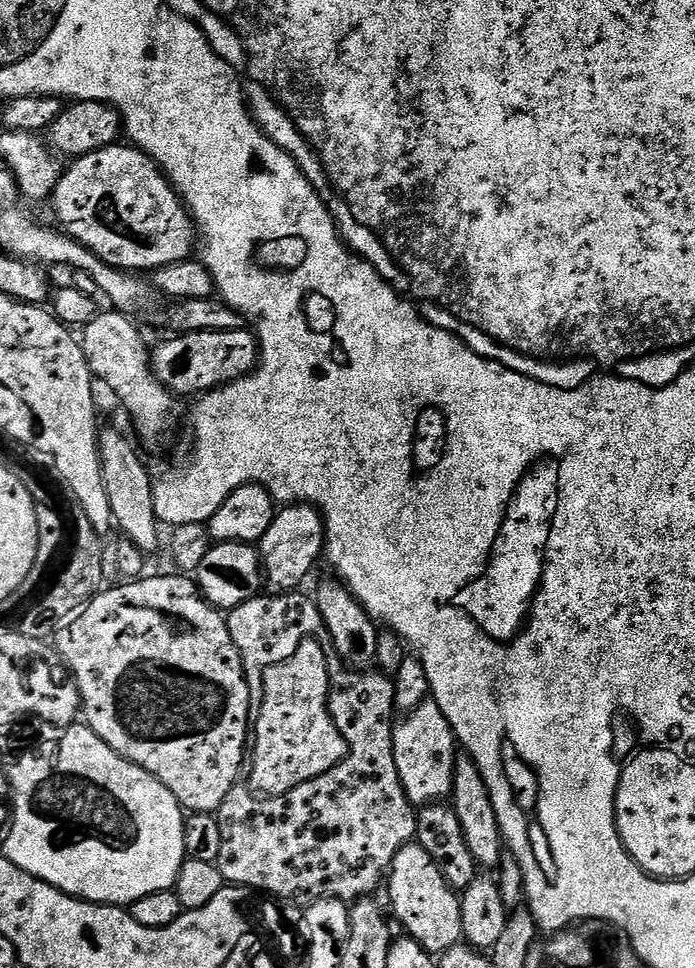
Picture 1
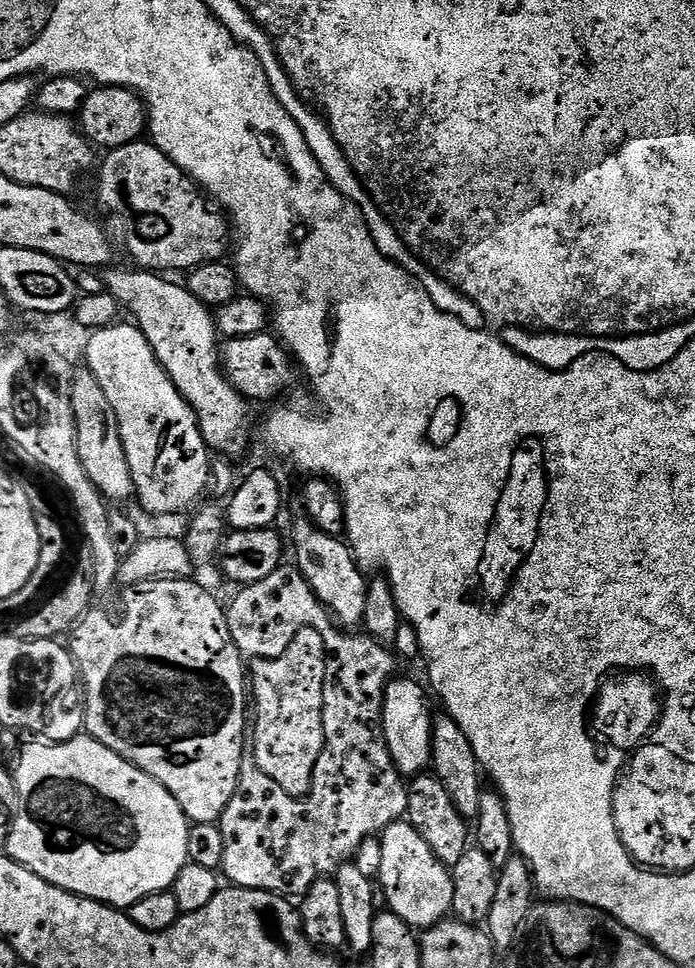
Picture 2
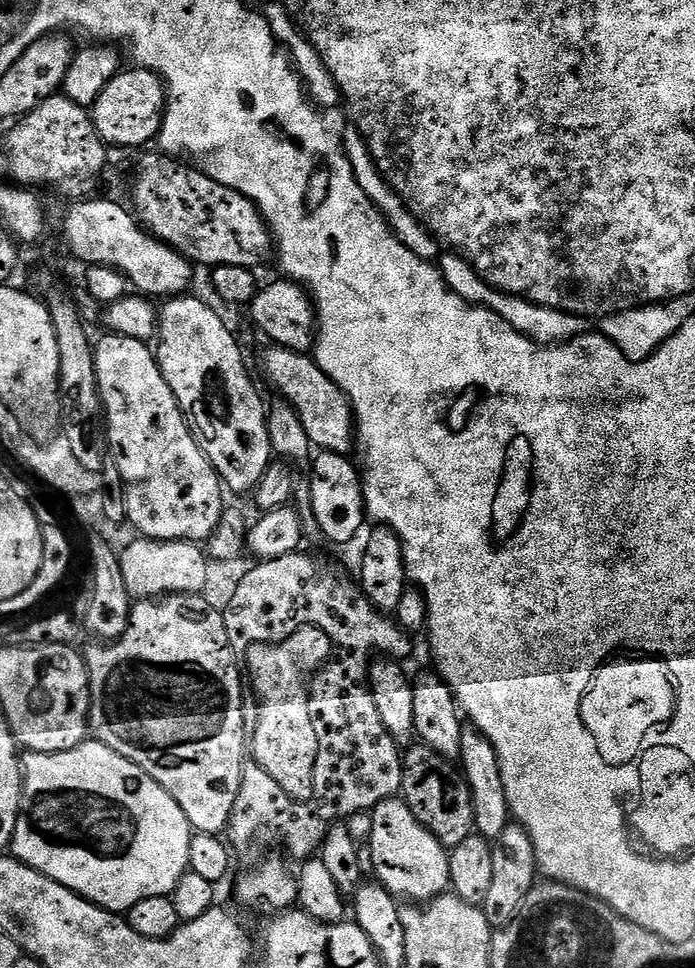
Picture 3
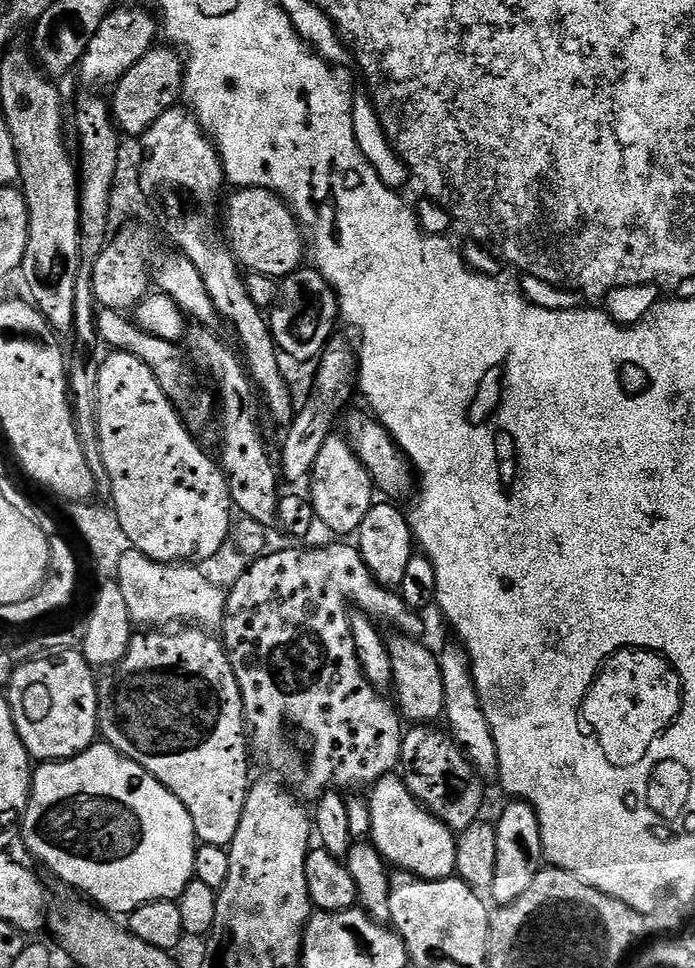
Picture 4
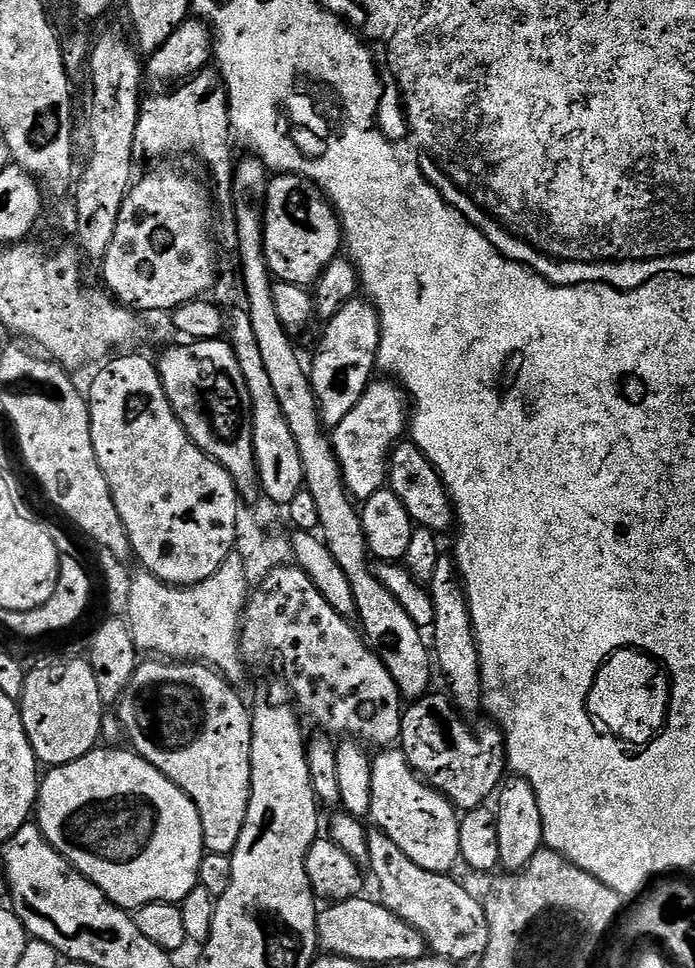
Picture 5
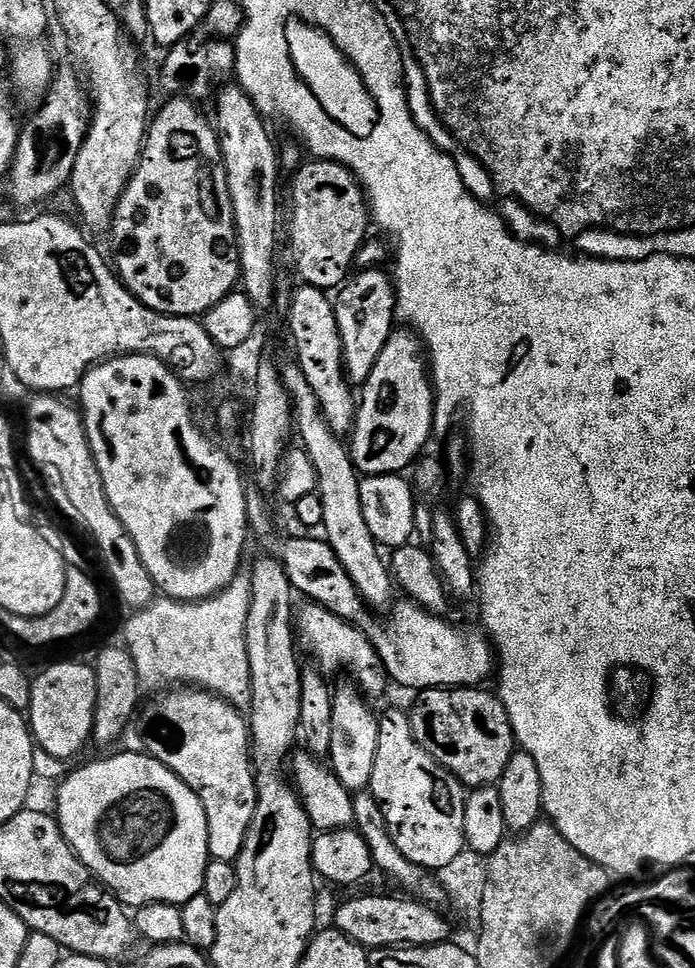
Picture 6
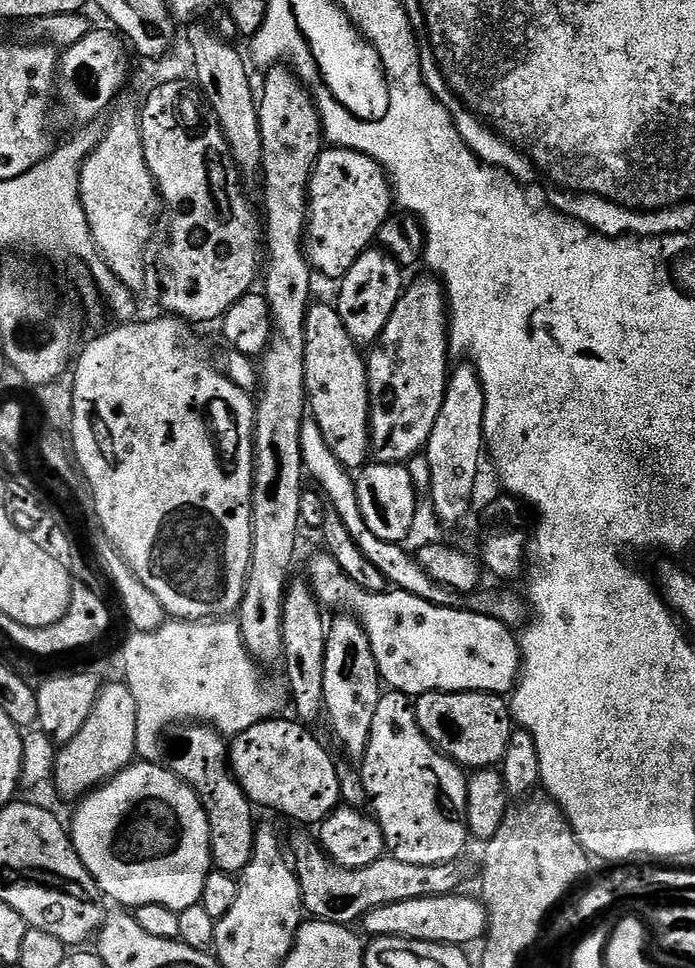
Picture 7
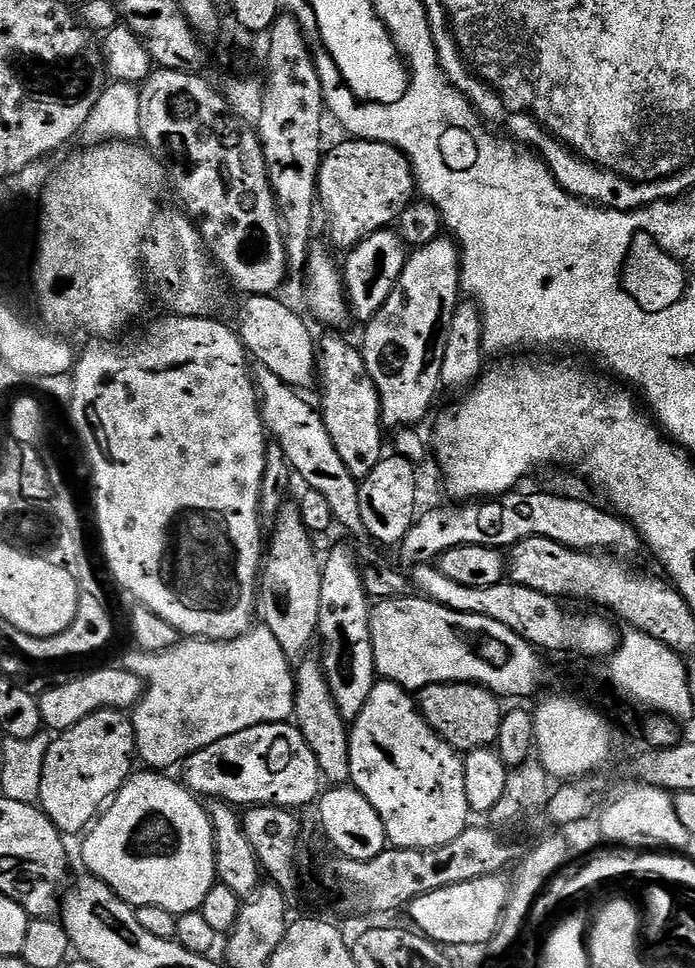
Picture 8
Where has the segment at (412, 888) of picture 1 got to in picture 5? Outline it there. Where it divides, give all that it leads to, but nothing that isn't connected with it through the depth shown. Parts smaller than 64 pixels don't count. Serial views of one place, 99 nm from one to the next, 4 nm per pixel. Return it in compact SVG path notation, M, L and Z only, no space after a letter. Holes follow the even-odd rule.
M396 750L381 751L380 757L372 760L373 772L373 802L370 813L375 827L381 828L390 838L394 838L398 850L410 858L410 862L418 862L422 870L431 872L443 872L445 874L453 871L452 867L460 860L460 822L458 809L445 798L444 793L437 792L423 776L419 776L412 769L412 763L404 757L403 751Z

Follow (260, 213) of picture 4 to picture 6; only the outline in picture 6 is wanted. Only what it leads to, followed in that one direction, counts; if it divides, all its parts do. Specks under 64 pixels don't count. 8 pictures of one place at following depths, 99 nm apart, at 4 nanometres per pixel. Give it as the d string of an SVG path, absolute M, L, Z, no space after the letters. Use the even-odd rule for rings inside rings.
M333 160L301 163L294 179L286 188L286 232L288 228L292 264L304 284L325 290L339 289L349 279L358 250L370 236L368 198L352 172Z

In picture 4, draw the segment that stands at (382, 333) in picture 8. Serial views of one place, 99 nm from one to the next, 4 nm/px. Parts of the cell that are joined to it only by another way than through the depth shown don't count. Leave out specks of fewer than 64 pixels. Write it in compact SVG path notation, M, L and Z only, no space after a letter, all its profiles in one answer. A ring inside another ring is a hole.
M333 434L326 438L326 442L318 454L318 462L314 462L314 466L312 467L310 485L311 484L312 493L310 493L310 499L312 509L316 512L317 521L319 521L321 525L324 523L330 531L337 532L337 534L340 535L337 537L340 538L351 537L348 536L351 532L352 535L359 533L362 522L374 503L374 485L370 474L366 470L366 466L353 454L351 446L348 445L348 441L343 435Z

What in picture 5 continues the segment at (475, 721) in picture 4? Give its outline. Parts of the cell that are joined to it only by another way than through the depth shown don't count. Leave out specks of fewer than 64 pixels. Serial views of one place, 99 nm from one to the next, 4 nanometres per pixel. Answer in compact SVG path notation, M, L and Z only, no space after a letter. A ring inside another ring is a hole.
M442 554L434 569L433 577L428 583L435 610L435 622L432 627L434 642L432 650L437 667L448 680L453 703L461 713L477 712L483 705L481 690L481 662L478 654L476 632L473 630L472 615L469 612L468 596L465 594L464 583L459 577L459 568L455 559Z

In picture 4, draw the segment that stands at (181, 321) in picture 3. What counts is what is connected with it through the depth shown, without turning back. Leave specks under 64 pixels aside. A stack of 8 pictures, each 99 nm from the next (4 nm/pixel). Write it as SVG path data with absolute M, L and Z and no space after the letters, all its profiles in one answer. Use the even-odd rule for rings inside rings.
M203 326L191 327L186 336L186 344L193 359L201 369L206 368L216 378L218 384L218 390L216 388L218 424L221 424L220 432L222 434L222 446L218 460L221 469L228 478L228 488L231 490L232 502L237 511L249 520L254 520L264 527L272 528L279 523L280 490L278 490L278 482L280 483L280 478L273 457L271 460L264 436L261 433L259 416L260 412L262 416L262 410L260 400L239 355L234 350L233 353L218 337L220 336L215 331Z

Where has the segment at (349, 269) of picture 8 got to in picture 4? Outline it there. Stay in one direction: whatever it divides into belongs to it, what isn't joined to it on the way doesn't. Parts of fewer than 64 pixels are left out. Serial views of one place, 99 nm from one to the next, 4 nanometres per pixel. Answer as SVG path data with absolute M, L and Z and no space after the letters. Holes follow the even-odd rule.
M333 338L318 357L316 381L312 384L312 397L308 405L301 407L296 413L295 420L287 425L288 437L284 440L284 449L278 456L278 468L283 479L296 484L299 480L307 481L312 474L314 462L318 462L318 454L328 436L333 435L336 424L336 411L339 408L347 409L352 400L352 392L358 388L358 352L344 340ZM320 364L320 365L319 365ZM284 471L284 472L283 472Z

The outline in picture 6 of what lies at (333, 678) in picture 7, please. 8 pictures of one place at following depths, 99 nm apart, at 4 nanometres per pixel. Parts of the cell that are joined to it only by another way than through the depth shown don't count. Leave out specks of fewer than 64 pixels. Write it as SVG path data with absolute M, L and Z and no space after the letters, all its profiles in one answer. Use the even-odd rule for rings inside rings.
M352 684L333 693L331 708L330 750L328 762L332 772L351 792L365 791L370 785L377 754L379 719L364 702L363 693Z

